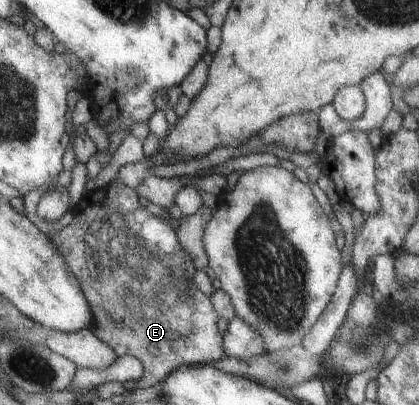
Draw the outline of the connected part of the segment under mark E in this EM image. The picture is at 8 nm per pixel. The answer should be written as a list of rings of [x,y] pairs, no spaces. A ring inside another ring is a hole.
[[[112,180],[88,186],[81,199],[74,206],[72,213],[73,218],[70,224],[62,228],[62,230],[57,231],[52,241],[69,264],[70,270],[78,278],[87,302],[89,302],[89,306],[92,308],[94,316],[96,316],[96,321],[93,322],[90,330],[100,340],[107,342],[116,351],[118,356],[134,355],[141,360],[144,374],[139,379],[138,388],[145,389],[151,386],[159,386],[174,369],[178,369],[180,364],[215,363],[224,358],[224,334],[218,329],[218,324],[216,323],[220,315],[214,306],[212,306],[212,298],[196,286],[196,273],[199,268],[192,262],[186,249],[182,246],[181,239],[178,238],[178,221],[164,214],[154,205],[149,204],[146,206],[146,202],[142,202],[142,195],[139,195],[136,189],[126,186],[120,181],[112,182]]]

